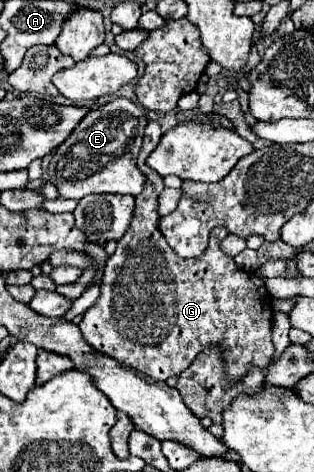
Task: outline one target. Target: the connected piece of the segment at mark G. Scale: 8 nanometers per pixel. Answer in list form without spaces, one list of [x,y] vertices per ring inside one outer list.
[[[151,119],[145,129],[143,147],[137,157],[137,163],[147,177],[145,191],[135,197],[135,211],[133,211],[131,225],[127,227],[125,235],[117,241],[117,251],[107,259],[105,273],[101,279],[101,297],[97,299],[93,307],[89,307],[83,313],[83,321],[79,323],[79,329],[85,341],[93,343],[97,351],[149,375],[155,381],[165,381],[171,375],[179,375],[193,363],[197,353],[209,345],[223,347],[229,379],[241,379],[249,363],[255,363],[263,369],[273,359],[273,353],[275,353],[273,343],[271,343],[273,303],[265,289],[263,279],[259,279],[255,273],[249,275],[249,271],[239,269],[233,257],[221,251],[219,243],[227,235],[223,227],[221,229],[217,227],[211,231],[209,245],[205,253],[199,257],[183,259],[183,257],[177,257],[175,251],[169,247],[163,233],[159,231],[161,217],[157,215],[157,199],[165,185],[163,185],[163,179],[145,163],[153,147],[159,143],[161,135],[163,135],[161,123]]]

